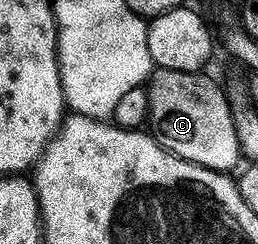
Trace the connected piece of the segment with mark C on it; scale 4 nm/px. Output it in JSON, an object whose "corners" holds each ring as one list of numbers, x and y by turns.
{"corners":[[156,69,145,89,148,96,146,121,150,133,164,150,210,170,234,171,234,166,241,162,241,155,231,109,220,83,218,86,207,72]]}

